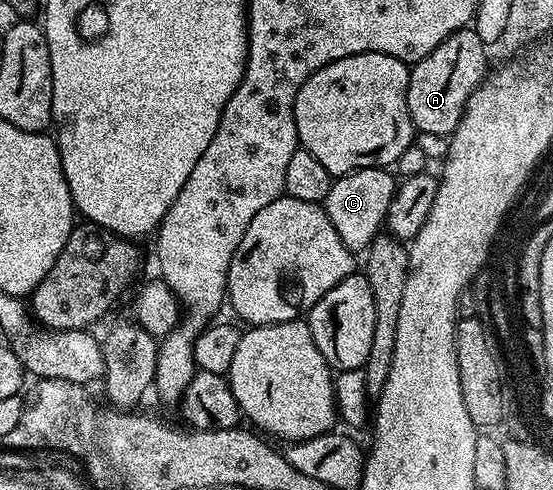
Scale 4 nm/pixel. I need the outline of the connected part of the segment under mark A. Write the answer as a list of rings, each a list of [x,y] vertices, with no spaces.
[[[467,27],[448,35],[436,51],[413,62],[408,83],[408,111],[419,134],[446,139],[456,131],[471,95],[486,78],[486,49],[487,42],[477,28]]]

